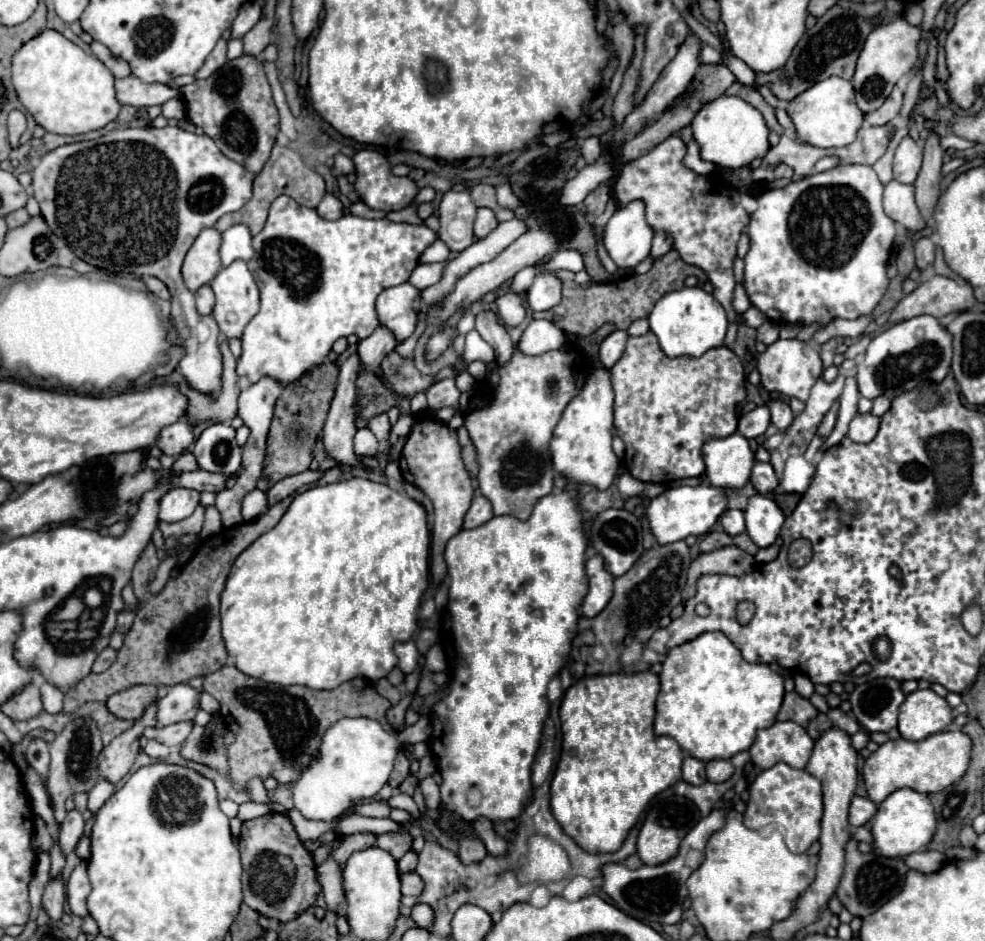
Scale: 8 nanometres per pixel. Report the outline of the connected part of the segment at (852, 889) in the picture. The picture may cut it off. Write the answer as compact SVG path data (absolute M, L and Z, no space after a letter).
M849 840L847 848L847 862L845 862L845 874L841 878L841 884L837 888L837 898L841 900L841 904L859 918L865 918L869 914L873 914L875 910L879 910L889 898L893 898L895 894L901 892L901 886L905 884L905 874L909 872L907 864L903 862L903 858L883 858L877 860L877 856L871 854L863 854L857 848L857 840Z

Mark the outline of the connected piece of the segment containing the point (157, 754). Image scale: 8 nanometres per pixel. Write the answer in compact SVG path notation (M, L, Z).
M147 740L143 750L145 750L149 756L153 756L153 758L165 758L165 756L169 754L167 746L163 746L163 744L161 744L161 742L157 742L157 740Z

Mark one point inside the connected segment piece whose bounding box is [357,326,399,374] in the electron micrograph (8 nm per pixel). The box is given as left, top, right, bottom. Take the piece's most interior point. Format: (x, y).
(372, 350)

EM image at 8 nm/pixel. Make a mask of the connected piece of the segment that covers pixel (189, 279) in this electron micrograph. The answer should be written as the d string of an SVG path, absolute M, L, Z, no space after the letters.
M207 228L197 236L193 246L189 248L181 274L185 286L191 292L197 292L201 286L209 284L221 270L219 244L221 244L221 232L217 232L215 228Z

